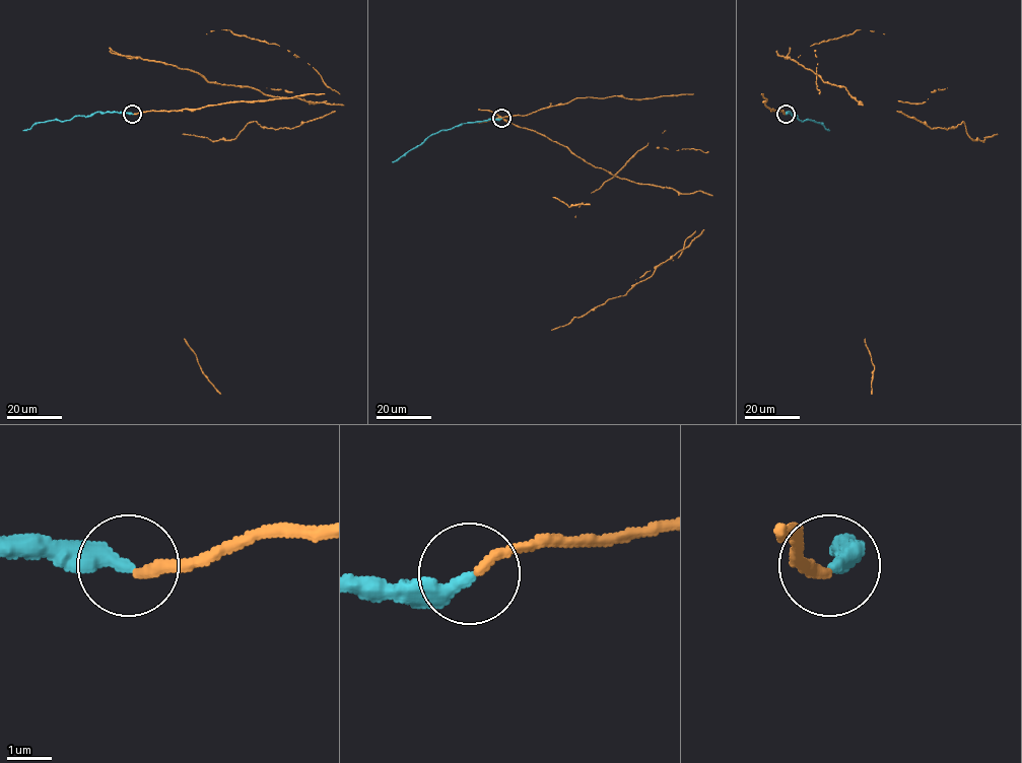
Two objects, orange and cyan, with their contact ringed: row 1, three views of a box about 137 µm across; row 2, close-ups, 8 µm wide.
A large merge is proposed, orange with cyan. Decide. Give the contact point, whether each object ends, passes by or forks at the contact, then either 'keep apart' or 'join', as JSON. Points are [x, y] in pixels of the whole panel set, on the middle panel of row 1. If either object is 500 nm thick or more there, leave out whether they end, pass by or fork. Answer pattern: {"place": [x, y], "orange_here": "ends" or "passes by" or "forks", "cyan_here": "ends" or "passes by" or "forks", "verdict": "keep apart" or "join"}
{"place": [501, 118], "orange_here": "ends", "cyan_here": "ends", "verdict": "join"}

